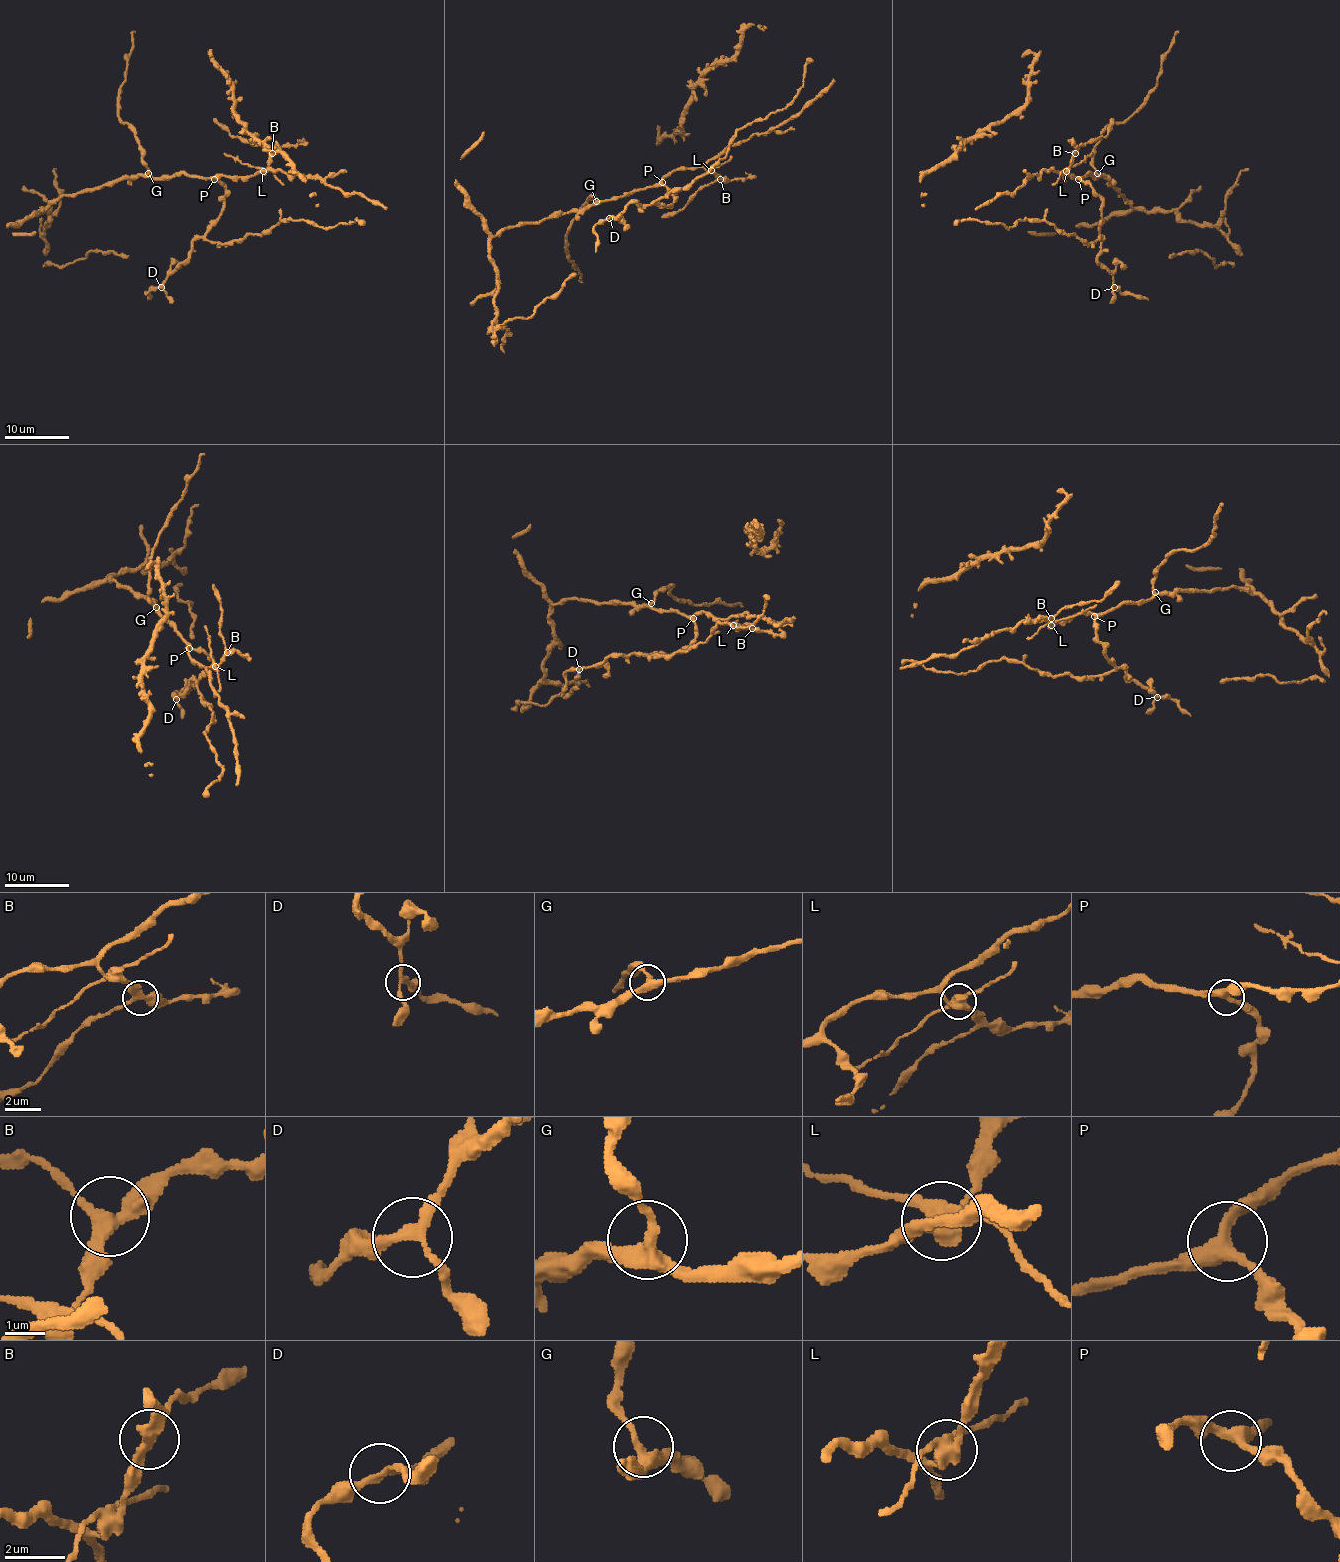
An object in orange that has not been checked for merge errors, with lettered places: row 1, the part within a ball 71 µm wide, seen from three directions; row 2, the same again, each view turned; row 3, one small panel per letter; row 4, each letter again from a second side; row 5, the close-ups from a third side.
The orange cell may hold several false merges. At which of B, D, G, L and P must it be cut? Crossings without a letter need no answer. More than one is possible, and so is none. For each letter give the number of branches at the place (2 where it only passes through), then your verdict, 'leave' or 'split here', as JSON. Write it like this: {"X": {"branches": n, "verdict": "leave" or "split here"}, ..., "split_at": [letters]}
{"B": {"branches": 3, "verdict": "leave"}, "D": {"branches": 3, "verdict": "leave"}, "G": {"branches": 3, "verdict": "leave"}, "L": {"branches": 4, "verdict": "split here"}, "P": {"branches": 3, "verdict": "leave"}, "split_at": ["L"]}

